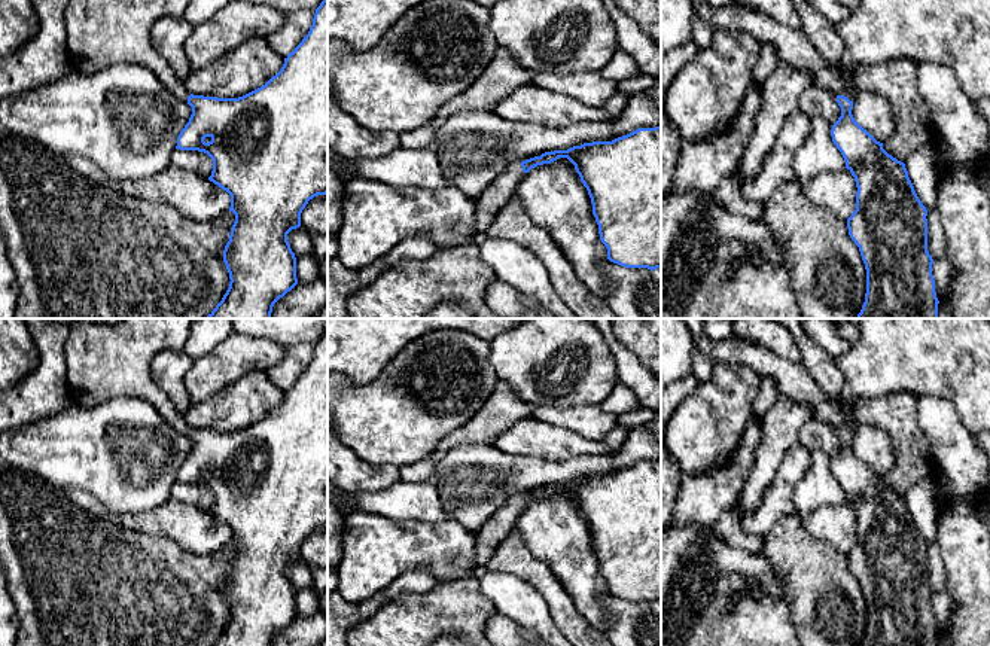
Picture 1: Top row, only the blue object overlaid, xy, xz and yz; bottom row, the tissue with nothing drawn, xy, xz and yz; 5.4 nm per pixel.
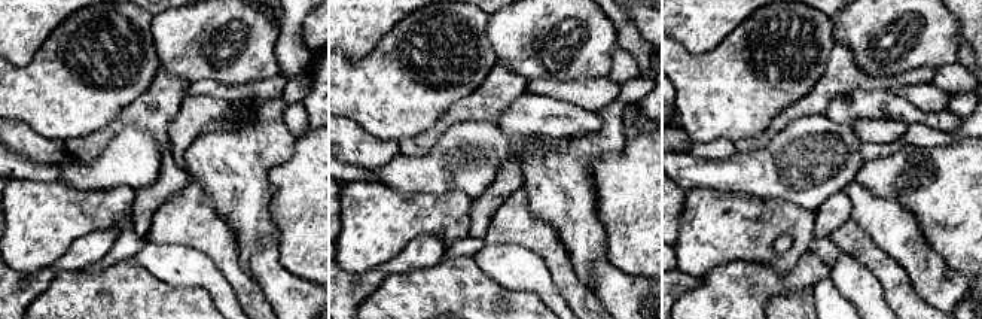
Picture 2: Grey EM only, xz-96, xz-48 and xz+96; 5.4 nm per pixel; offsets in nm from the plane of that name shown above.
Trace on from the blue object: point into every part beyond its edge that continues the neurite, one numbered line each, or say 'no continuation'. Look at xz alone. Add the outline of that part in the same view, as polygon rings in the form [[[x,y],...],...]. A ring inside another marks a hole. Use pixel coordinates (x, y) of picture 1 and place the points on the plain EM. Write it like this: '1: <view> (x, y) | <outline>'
1: xz (487, 539) | [[[523,494],[511,496],[493,517],[475,533],[475,564],[487,566],[499,543],[517,527],[520,515],[526,506]]]

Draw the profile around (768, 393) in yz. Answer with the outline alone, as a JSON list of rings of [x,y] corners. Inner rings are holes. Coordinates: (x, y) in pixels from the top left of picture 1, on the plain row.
[[[761,378],[759,393],[752,403],[752,414],[758,418],[764,418],[780,396],[779,387],[773,378]]]

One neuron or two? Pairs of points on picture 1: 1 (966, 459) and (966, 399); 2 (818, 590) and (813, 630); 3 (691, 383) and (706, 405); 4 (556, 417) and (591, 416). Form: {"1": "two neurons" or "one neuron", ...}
{"1": "two neurons", "2": "one neuron", "3": "two neurons", "4": "one neuron"}

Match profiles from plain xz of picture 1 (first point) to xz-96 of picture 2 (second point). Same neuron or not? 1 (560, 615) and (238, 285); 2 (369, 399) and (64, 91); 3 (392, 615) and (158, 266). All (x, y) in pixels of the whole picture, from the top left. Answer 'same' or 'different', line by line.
1: same
2: same
3: different

